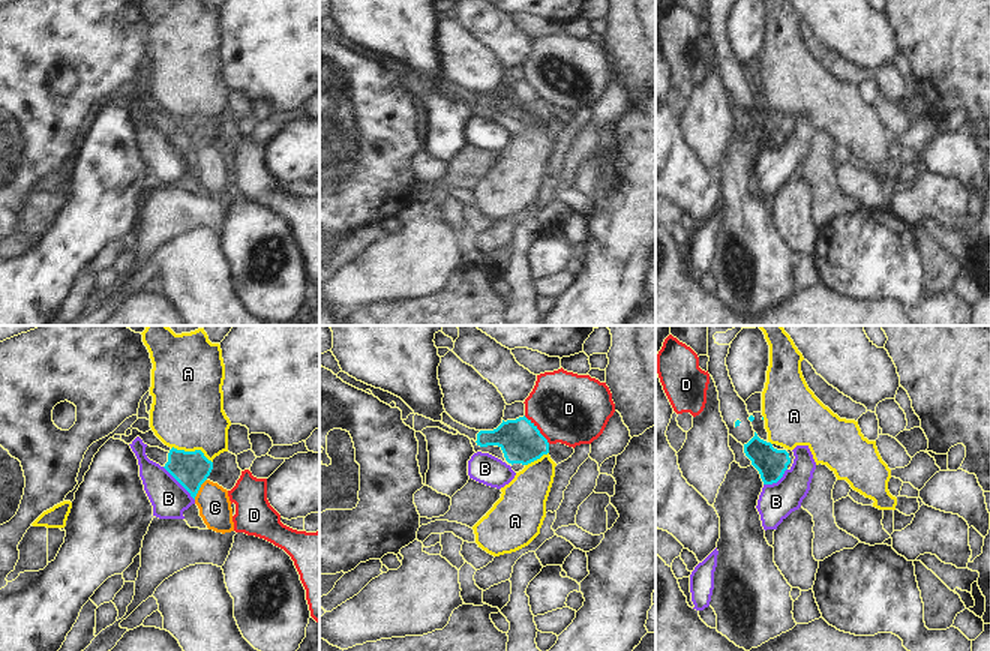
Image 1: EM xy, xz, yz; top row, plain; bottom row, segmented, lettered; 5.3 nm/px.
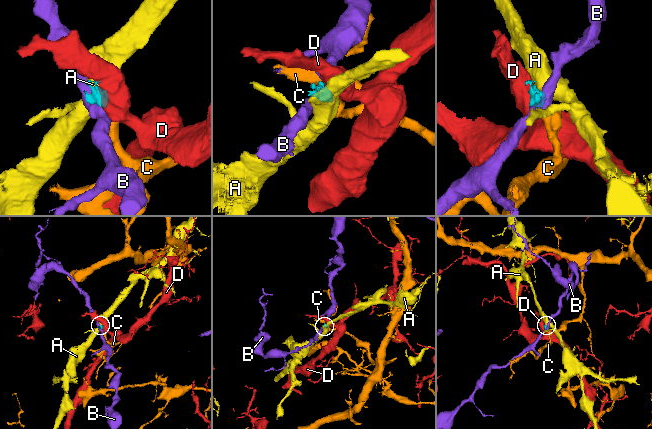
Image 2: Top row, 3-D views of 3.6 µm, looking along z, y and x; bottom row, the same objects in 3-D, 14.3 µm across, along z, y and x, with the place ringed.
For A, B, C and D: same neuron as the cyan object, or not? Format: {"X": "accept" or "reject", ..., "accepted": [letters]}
{"A": "reject", "B": "reject", "C": "accept", "D": "reject", "accepted": ["C"]}

